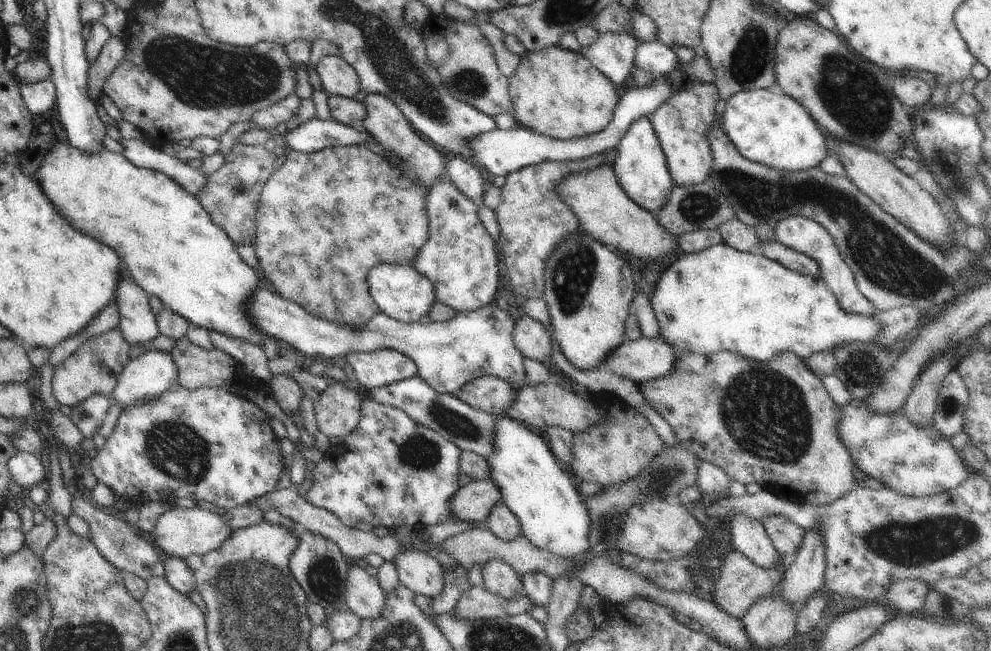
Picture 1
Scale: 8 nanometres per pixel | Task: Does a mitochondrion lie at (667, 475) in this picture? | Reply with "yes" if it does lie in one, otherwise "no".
yes

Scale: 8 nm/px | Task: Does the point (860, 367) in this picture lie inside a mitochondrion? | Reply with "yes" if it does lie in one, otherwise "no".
yes

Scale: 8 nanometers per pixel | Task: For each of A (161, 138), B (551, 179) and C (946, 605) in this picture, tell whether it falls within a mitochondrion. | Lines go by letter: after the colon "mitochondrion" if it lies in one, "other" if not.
A: other
B: other
C: other

